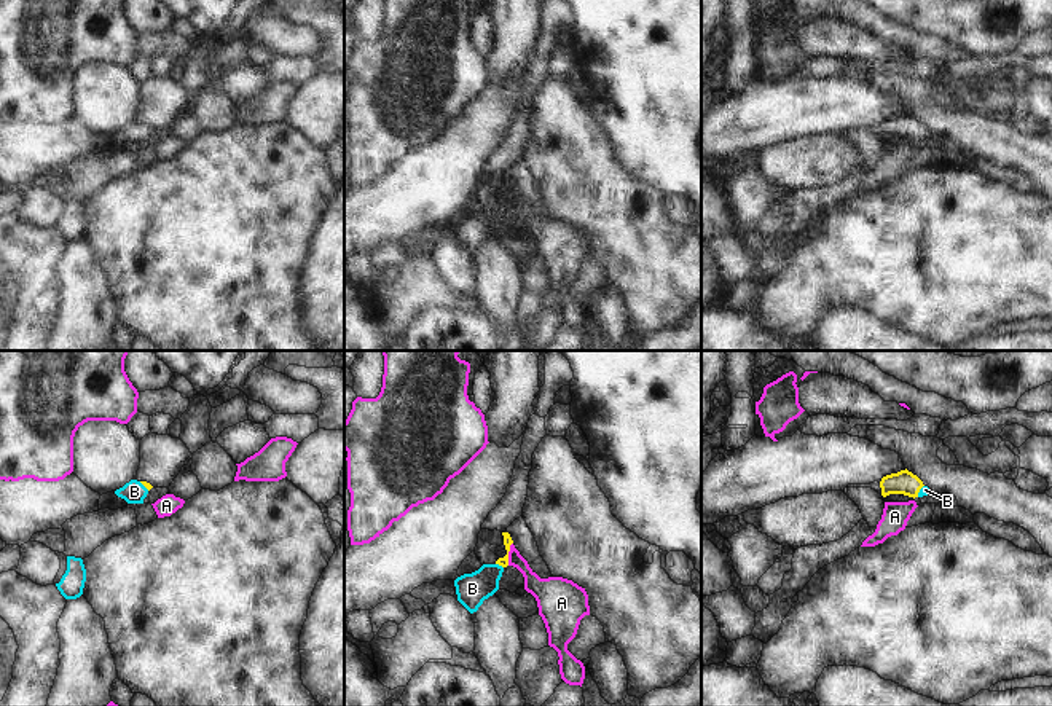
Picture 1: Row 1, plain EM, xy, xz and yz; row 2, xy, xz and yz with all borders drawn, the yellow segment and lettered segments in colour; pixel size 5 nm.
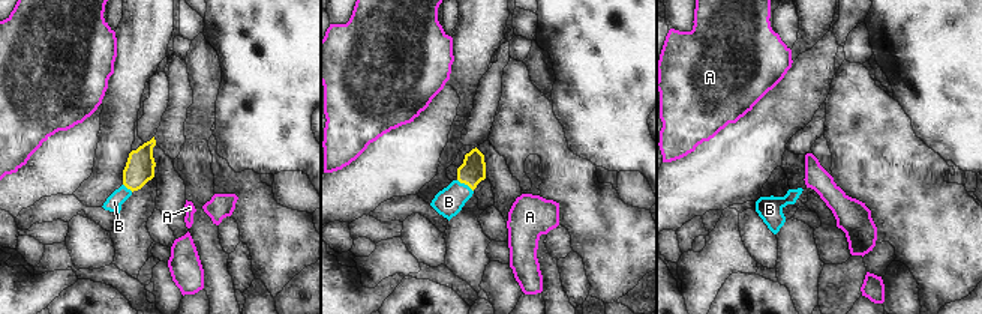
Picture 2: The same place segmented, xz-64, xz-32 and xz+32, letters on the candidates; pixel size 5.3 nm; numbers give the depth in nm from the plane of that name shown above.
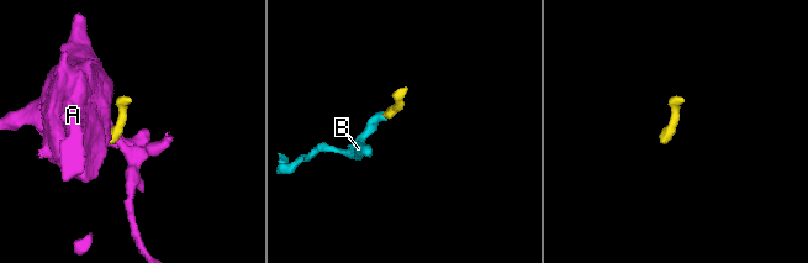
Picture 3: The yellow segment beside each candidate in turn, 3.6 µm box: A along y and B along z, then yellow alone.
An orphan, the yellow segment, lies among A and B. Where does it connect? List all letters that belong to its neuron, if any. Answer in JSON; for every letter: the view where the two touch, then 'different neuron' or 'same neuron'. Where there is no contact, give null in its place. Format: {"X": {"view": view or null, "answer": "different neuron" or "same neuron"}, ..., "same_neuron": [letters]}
{"A": {"view": "xz", "answer": "different neuron"}, "B": {"view": "xz", "answer": "same neuron"}, "same_neuron": ["B"]}

